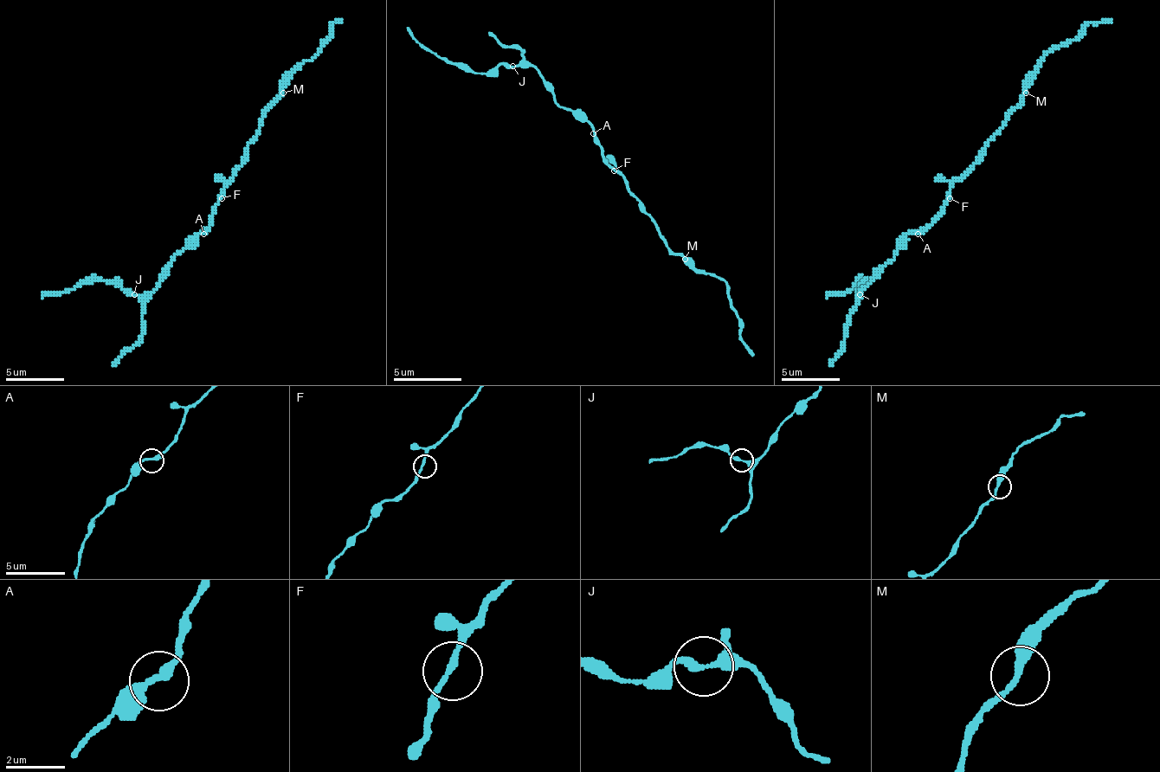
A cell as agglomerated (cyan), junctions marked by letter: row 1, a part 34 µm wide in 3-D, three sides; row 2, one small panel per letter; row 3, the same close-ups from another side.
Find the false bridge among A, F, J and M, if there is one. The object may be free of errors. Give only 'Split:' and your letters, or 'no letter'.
Split: no letter

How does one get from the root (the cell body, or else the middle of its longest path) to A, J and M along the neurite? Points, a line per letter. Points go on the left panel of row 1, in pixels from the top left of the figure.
A: (222, 196), (212, 221), (203, 234)
J: (222, 196), (212, 221), (174, 257), (169, 274), (151, 292), (133, 295)
M: (222, 196), (233, 172), (245, 160), (245, 149), (256, 134), (262, 113), (283, 93)

